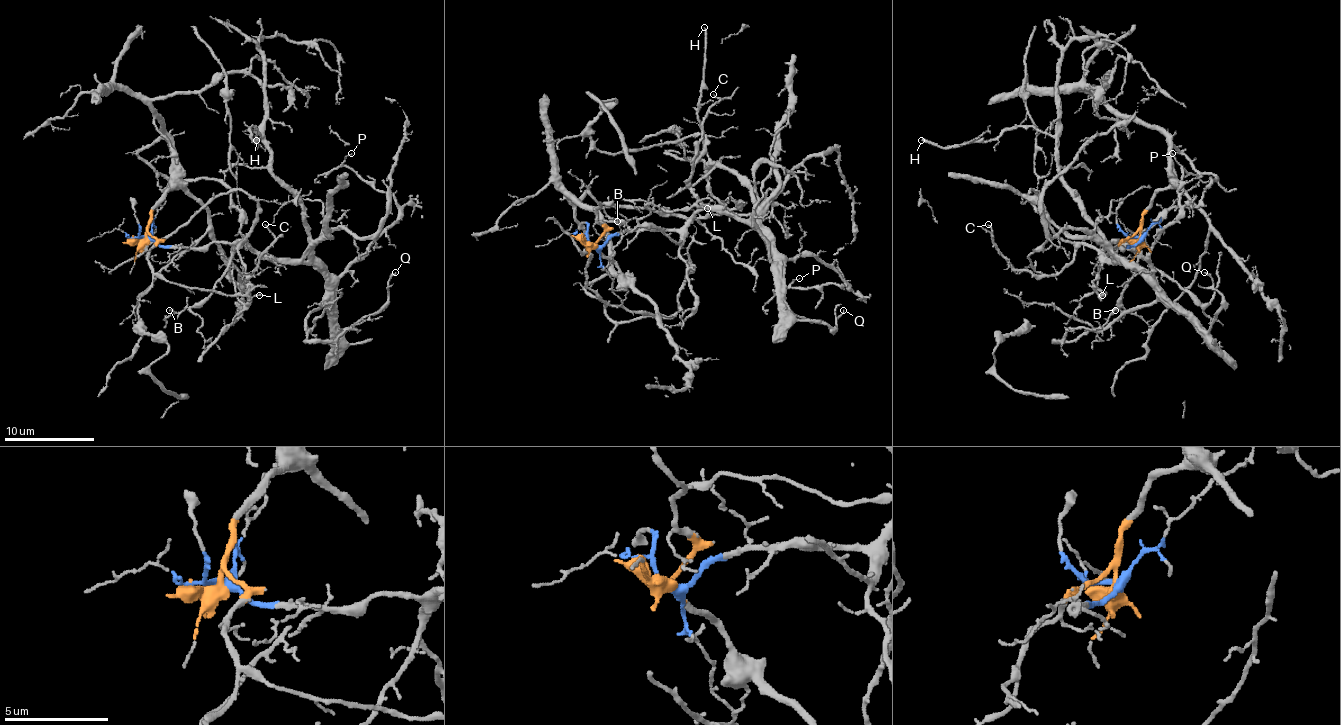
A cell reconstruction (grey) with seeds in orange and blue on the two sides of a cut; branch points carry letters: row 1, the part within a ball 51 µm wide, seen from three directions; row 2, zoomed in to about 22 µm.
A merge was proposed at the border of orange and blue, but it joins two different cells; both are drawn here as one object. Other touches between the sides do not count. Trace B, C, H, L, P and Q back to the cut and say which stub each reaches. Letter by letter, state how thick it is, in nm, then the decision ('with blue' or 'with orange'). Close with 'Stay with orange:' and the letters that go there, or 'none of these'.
B: calibre 100 nm; with blue
C: calibre 110 nm; with blue
H: calibre 180 nm; with blue
L: calibre 130 nm; with orange
P: calibre 100 nm; with blue
Q: calibre 150 nm; with blue
Stay with orange: L

